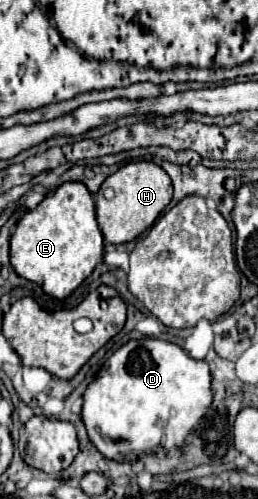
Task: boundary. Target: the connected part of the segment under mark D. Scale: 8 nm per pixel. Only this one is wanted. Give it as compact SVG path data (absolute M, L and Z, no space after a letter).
M140 339L122 345L84 393L82 421L94 447L112 461L136 461L150 453L182 447L212 405L212 375L206 361L192 359L182 347Z

